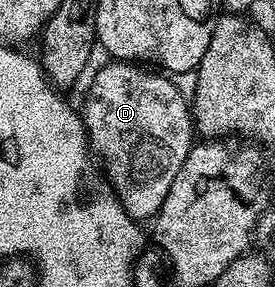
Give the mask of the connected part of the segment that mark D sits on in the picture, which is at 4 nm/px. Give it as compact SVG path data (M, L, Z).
M110 61L96 73L94 84L85 92L83 99L86 100L82 107L80 103L89 150L102 155L107 173L114 178L113 194L135 221L149 220L157 215L160 205L164 205L164 197L168 197L168 189L172 189L172 181L176 181L176 173L180 173L180 165L184 165L184 157L188 157L196 139L191 104L170 79L173 78L142 65Z

